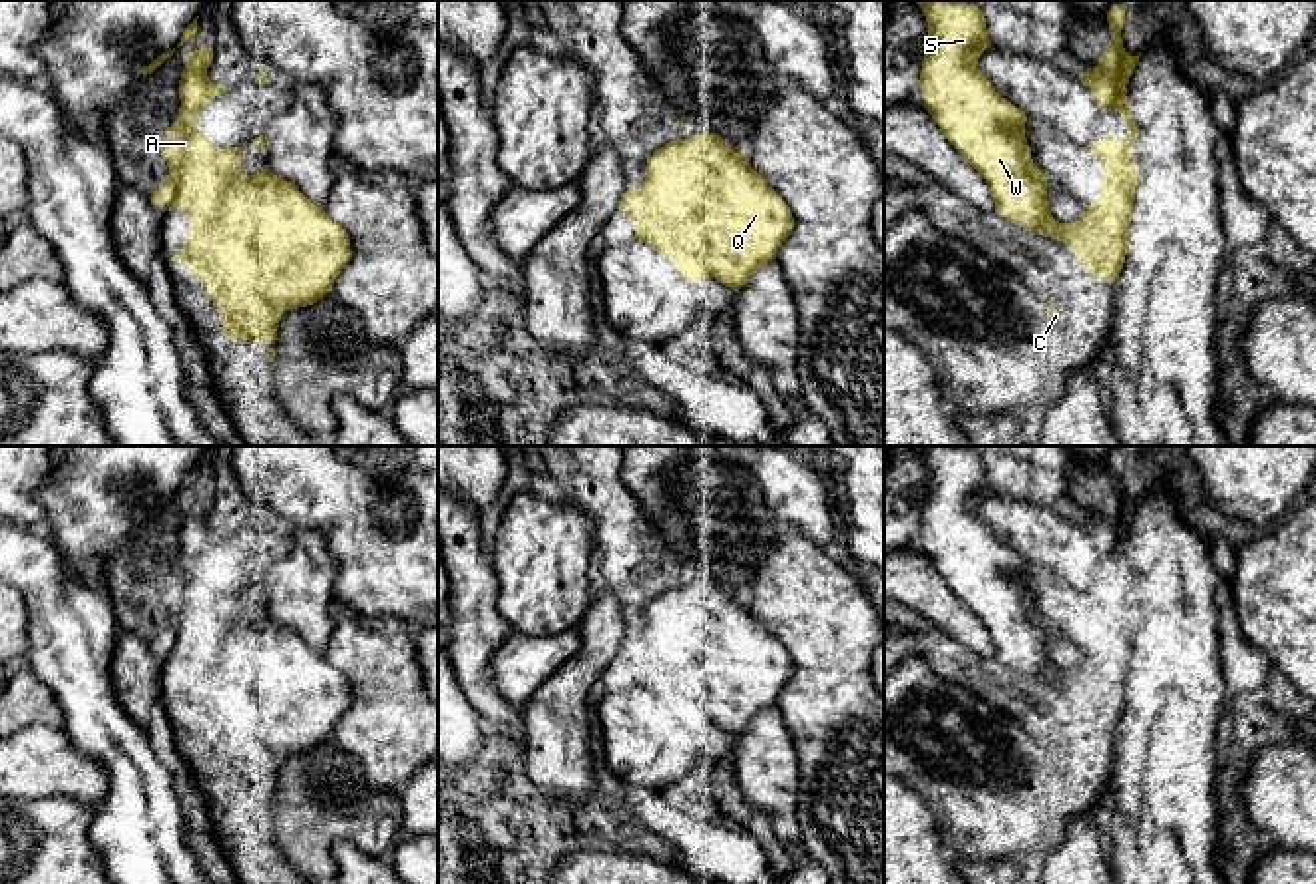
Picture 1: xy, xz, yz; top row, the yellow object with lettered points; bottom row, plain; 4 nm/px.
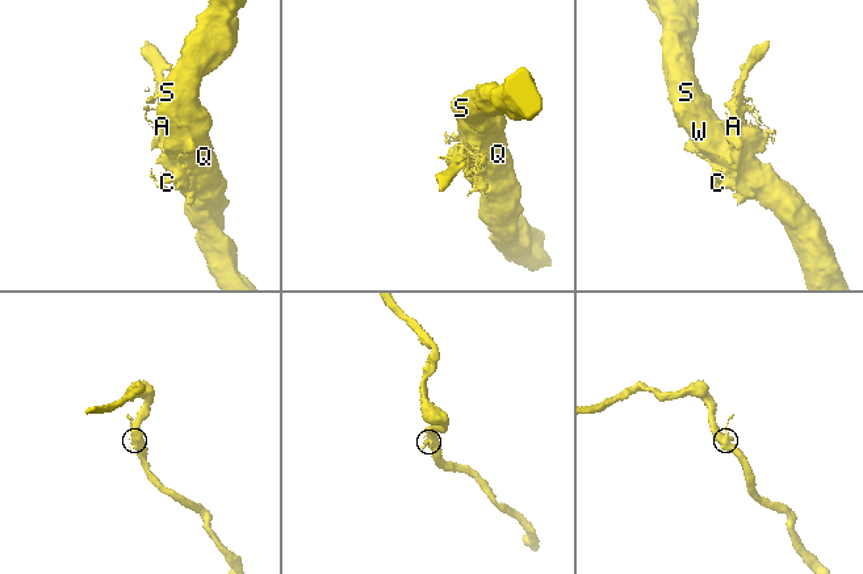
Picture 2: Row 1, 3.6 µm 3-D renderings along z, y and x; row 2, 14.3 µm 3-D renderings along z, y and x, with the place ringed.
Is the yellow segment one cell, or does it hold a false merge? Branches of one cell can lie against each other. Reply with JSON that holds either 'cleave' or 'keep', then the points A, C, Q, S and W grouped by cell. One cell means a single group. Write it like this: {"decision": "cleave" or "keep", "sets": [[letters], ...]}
{"decision": "cleave", "sets": [["A", "C"], ["Q", "S", "W"]]}

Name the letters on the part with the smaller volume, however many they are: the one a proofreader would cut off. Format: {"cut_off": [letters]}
{"cut_off": ["A", "C"]}

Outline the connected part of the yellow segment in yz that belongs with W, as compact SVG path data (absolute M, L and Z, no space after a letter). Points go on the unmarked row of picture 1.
M918 446L928 468L928 494L918 534L924 553L946 585L986 625L995 659L1007 667L1077 689L1079 709L1097 727L1119 725L1123 691L1081 683L1079 669L1059 669L1047 649L1047 627L1031 605L1027 561L1001 544L980 518L978 504L991 490L984 458L964 446Z

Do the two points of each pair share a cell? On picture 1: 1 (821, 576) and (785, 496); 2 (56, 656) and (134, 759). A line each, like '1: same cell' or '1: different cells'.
1: different cells
2: same cell

